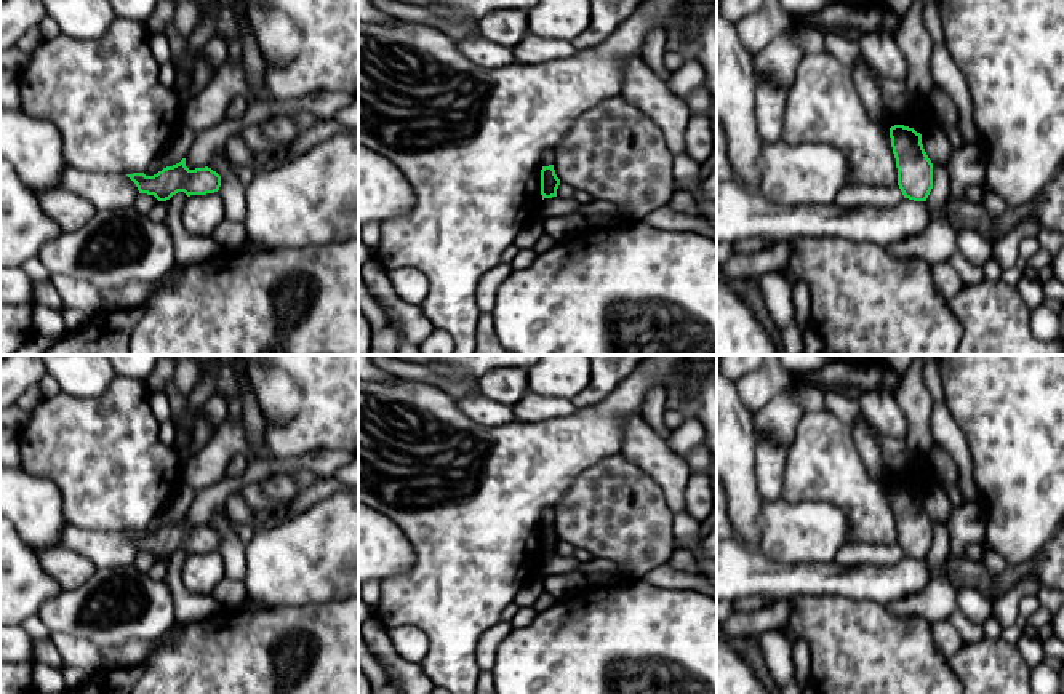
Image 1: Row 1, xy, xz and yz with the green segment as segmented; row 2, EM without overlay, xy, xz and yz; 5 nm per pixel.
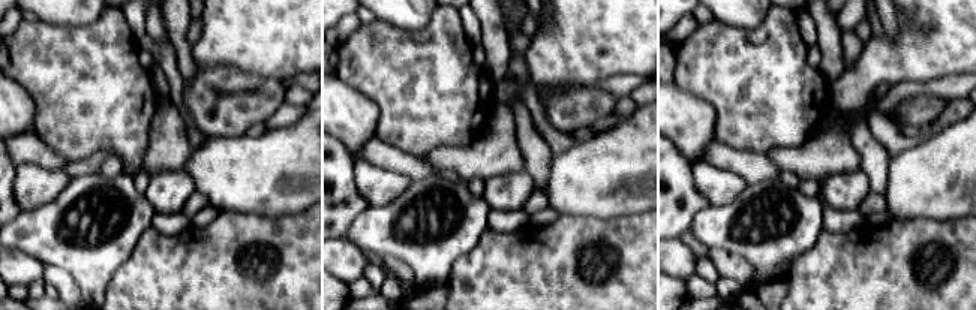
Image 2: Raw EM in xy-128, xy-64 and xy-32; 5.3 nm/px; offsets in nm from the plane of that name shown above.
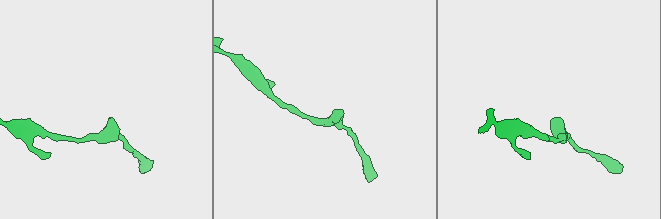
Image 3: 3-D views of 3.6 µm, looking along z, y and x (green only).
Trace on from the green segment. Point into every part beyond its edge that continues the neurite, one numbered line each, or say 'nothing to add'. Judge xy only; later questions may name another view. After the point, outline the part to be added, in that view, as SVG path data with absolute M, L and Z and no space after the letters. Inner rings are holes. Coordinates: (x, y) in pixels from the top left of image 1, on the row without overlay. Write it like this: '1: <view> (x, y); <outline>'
nothing to add

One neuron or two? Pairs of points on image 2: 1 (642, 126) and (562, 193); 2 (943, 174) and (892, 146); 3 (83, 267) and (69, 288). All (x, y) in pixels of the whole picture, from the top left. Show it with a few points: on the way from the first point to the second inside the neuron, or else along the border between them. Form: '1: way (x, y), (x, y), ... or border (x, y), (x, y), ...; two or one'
1: way (622, 146), (588, 180), (582, 180); one
2: border (933, 134), (891, 156); two
3: border (63, 268), (81, 294); two

